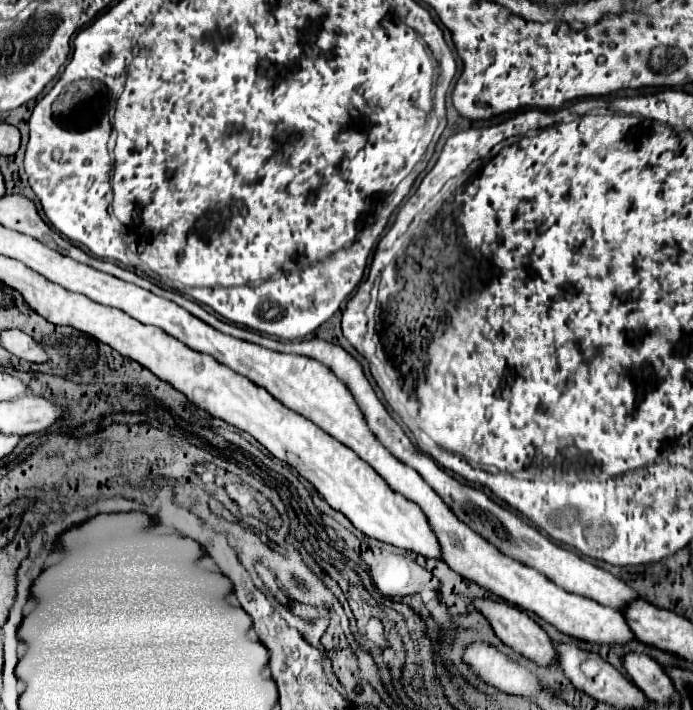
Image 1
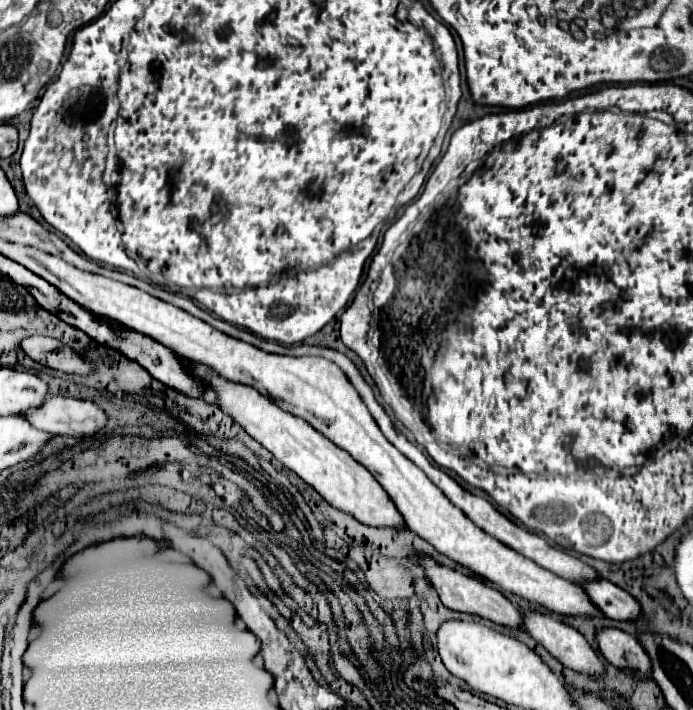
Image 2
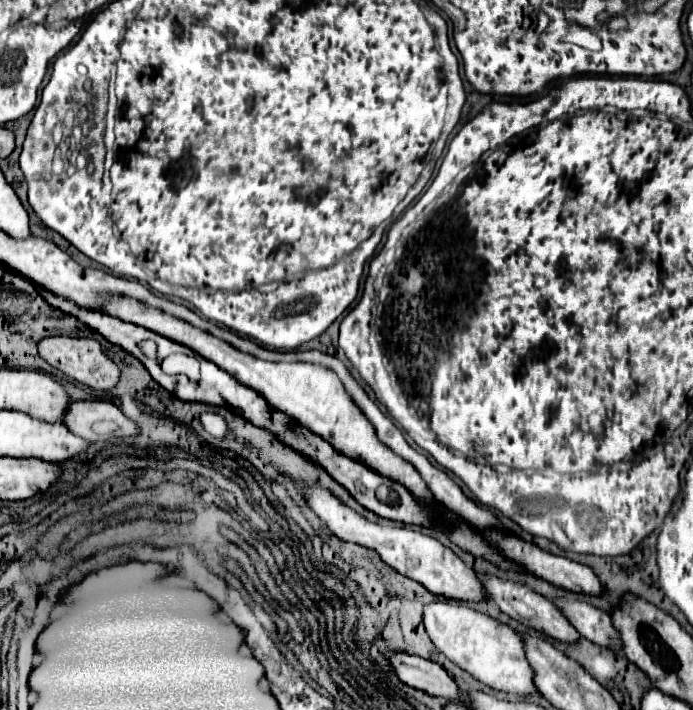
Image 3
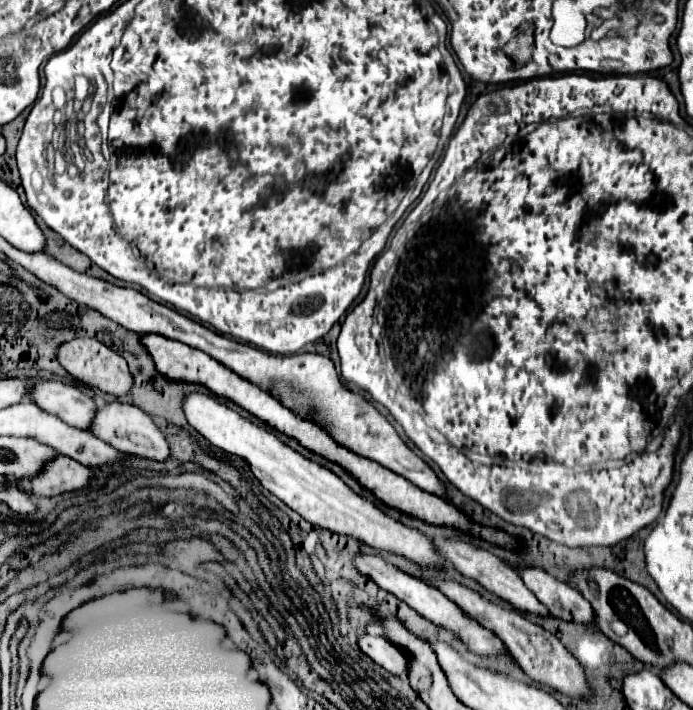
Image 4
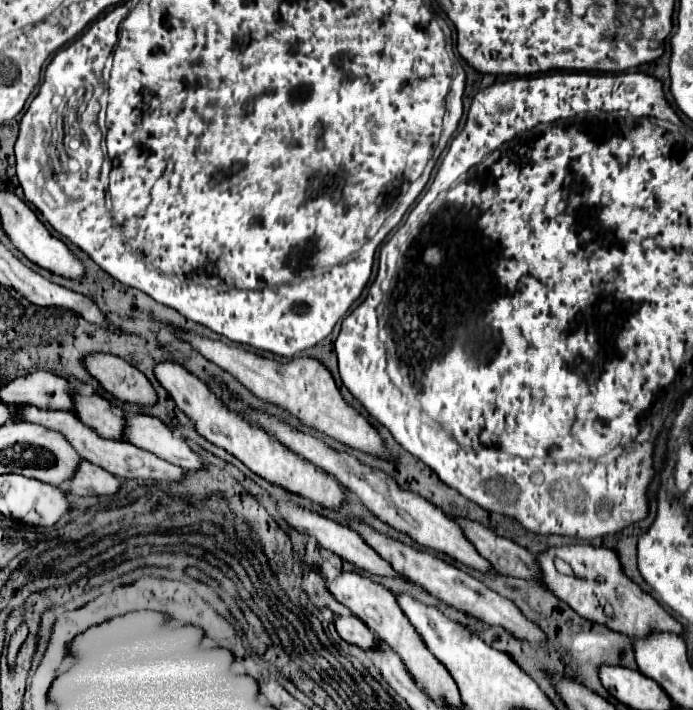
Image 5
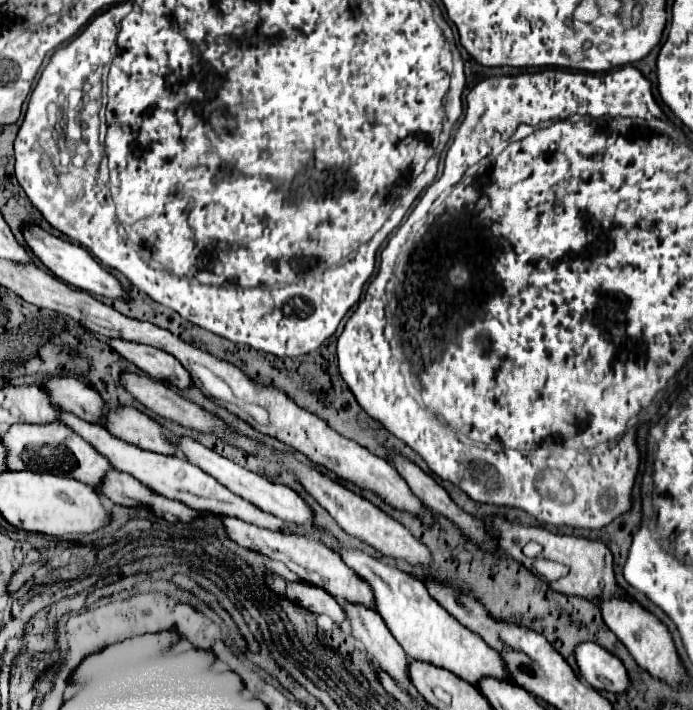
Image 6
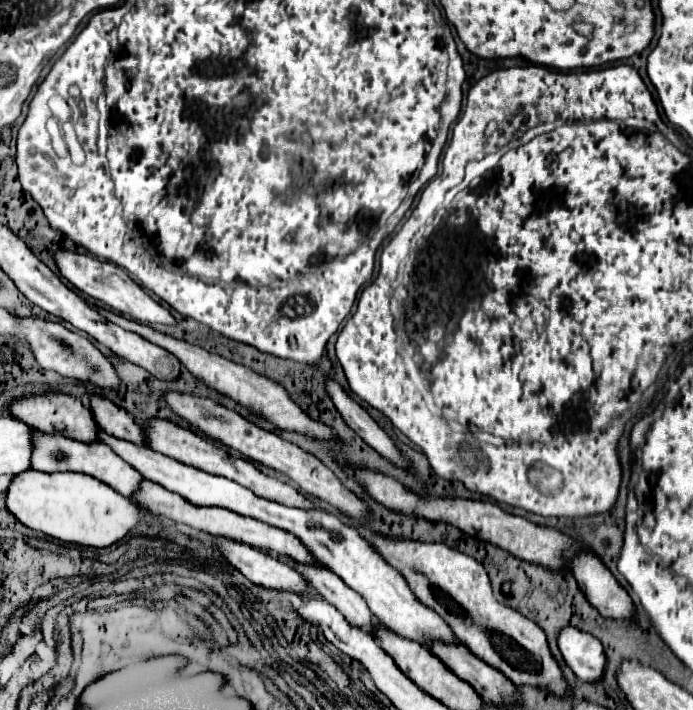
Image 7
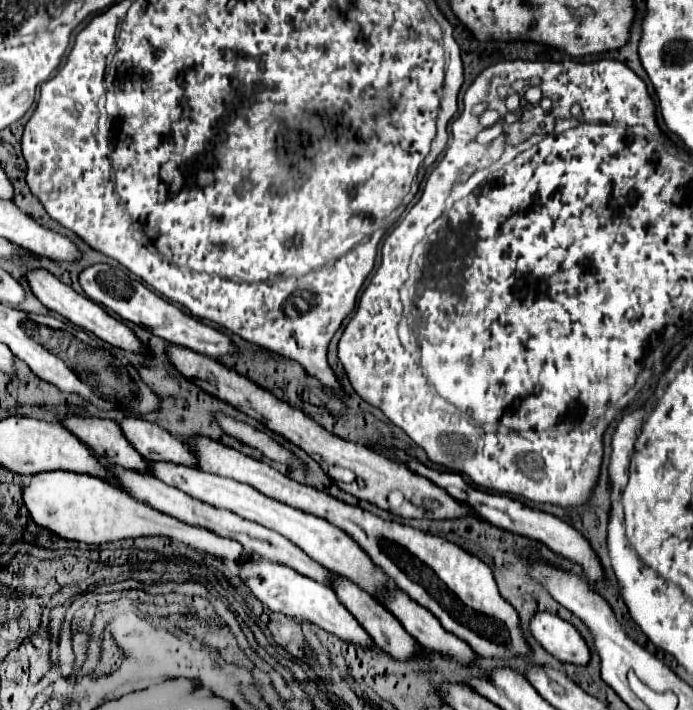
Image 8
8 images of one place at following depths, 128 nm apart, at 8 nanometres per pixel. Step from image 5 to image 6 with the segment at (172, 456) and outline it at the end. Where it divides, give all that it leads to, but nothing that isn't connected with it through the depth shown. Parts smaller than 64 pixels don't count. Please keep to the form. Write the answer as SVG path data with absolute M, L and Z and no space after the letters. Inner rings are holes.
M174 438L174 442L180 446L180 452L184 454L184 458L188 462L194 462L198 464L202 470L206 470L210 476L218 478L218 482L222 482L224 486L228 486L230 490L234 490L238 496L242 498L248 498L250 502L254 502L258 508L270 512L270 514L278 514L278 518L288 518L288 522L298 522L298 520L304 520L304 522L310 522L312 518L312 510L310 506L288 486L282 486L282 484L274 484L270 480L266 480L264 476L258 476L238 464L234 464L232 460L216 454L214 450L198 444L196 440L192 438Z

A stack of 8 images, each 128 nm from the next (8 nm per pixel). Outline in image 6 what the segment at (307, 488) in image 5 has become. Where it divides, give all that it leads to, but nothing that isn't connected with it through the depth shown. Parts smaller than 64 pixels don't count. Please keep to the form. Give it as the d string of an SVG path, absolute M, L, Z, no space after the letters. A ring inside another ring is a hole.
M92 332L92 336L96 336L100 342L108 344L110 348L116 348L116 352L122 358L126 358L130 364L140 368L144 374L148 374L156 380L162 380L166 384L172 384L174 388L180 388L180 390L192 386L188 370L168 352L154 348L154 346L128 342L122 338L108 338L108 336L96 334L96 332Z

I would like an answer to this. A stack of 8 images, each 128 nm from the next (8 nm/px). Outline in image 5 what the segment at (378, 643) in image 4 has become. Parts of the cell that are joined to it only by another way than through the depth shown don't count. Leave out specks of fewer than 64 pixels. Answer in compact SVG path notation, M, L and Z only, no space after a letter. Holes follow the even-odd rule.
M336 614L334 618L334 626L338 630L338 634L346 640L346 642L352 642L356 646L362 646L362 648L370 648L370 642L374 642L374 634L368 630L368 626L358 620L356 616L342 616L342 614Z

